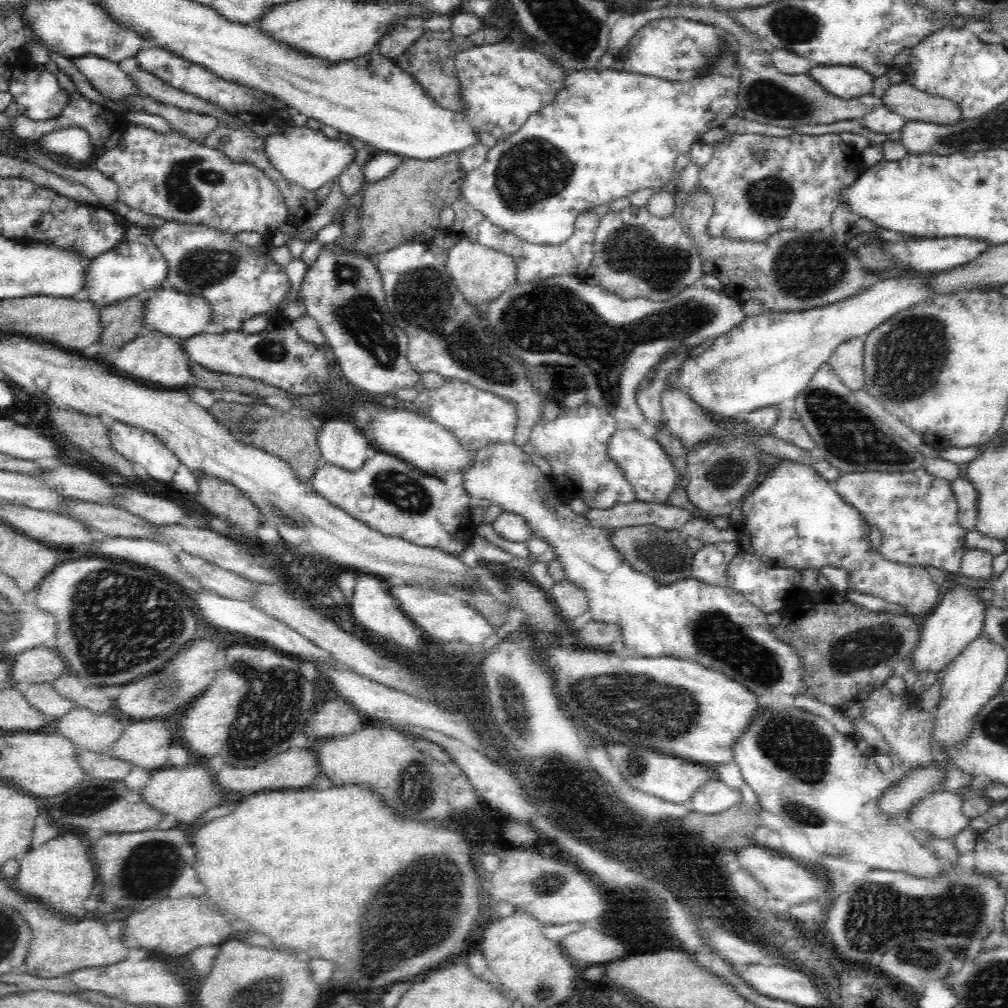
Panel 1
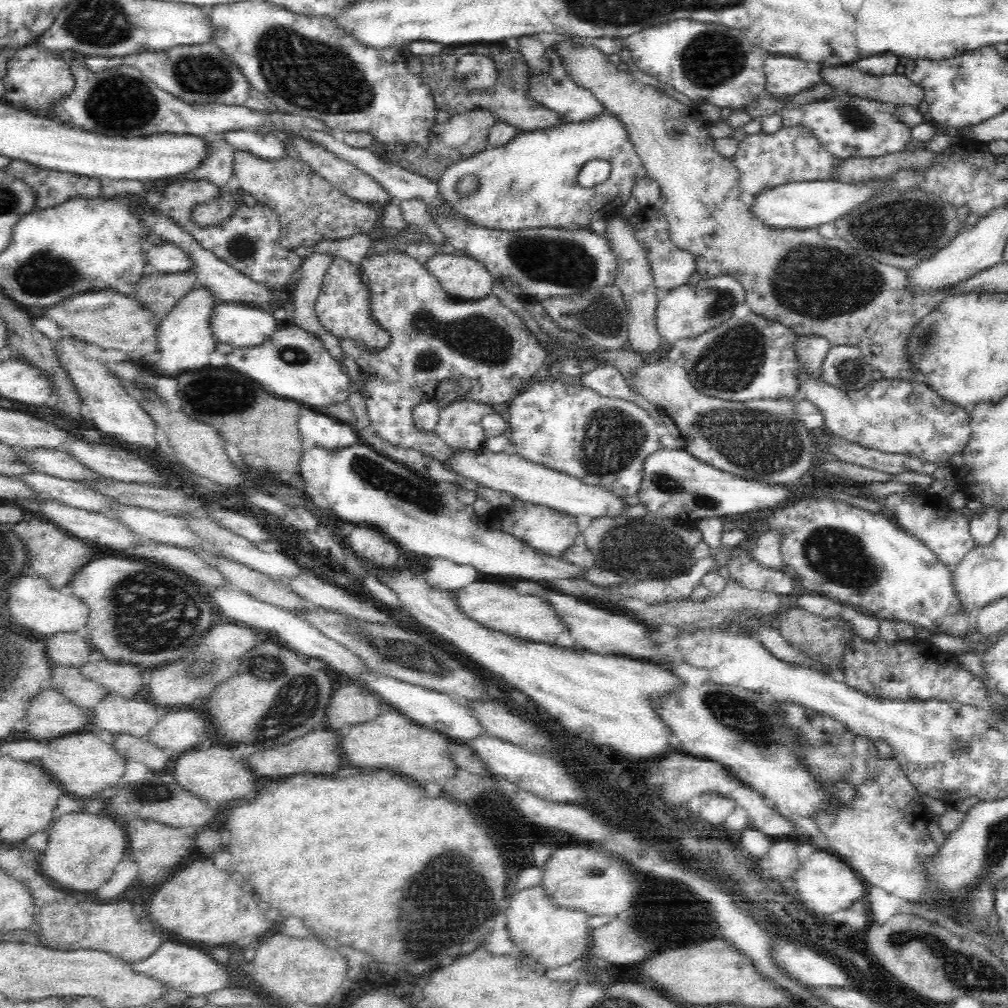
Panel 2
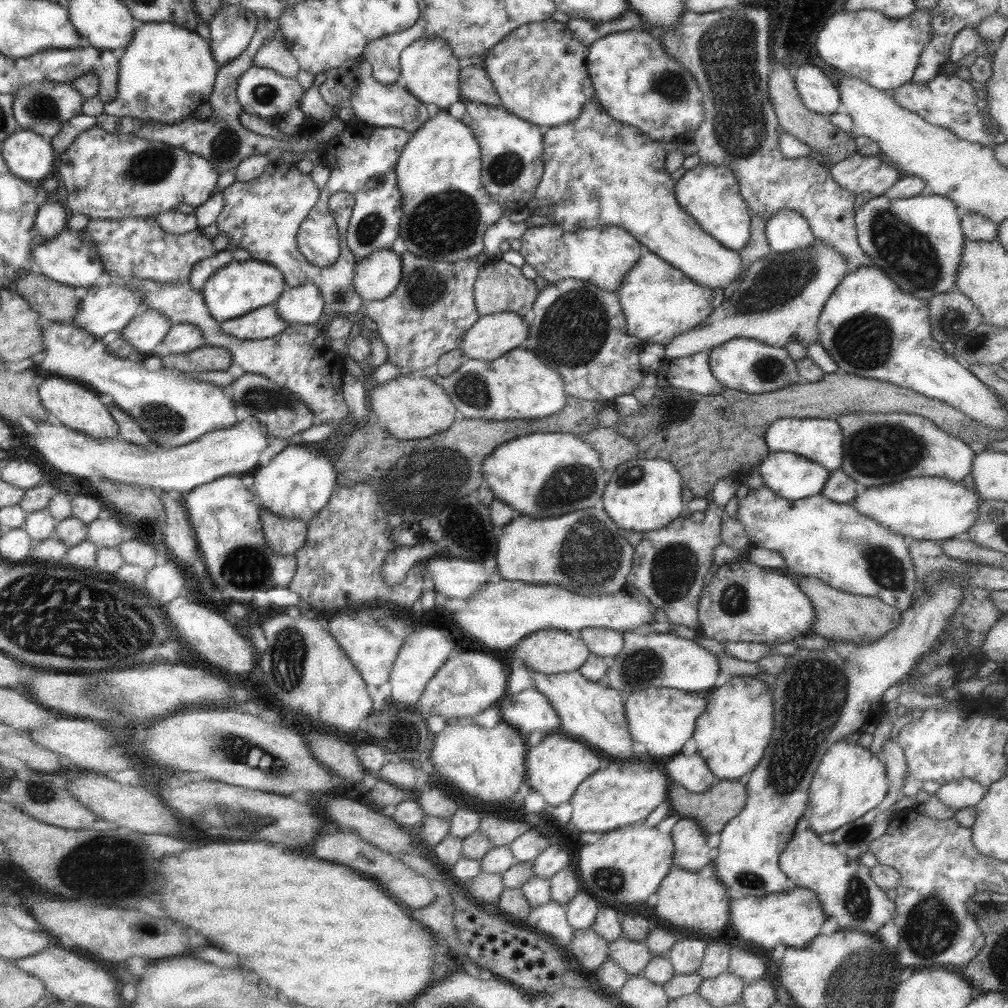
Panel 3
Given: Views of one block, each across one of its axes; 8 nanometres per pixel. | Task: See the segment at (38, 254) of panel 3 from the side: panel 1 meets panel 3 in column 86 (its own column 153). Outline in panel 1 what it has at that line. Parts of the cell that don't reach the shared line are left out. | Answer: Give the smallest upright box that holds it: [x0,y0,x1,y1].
[83,225,168,309]

